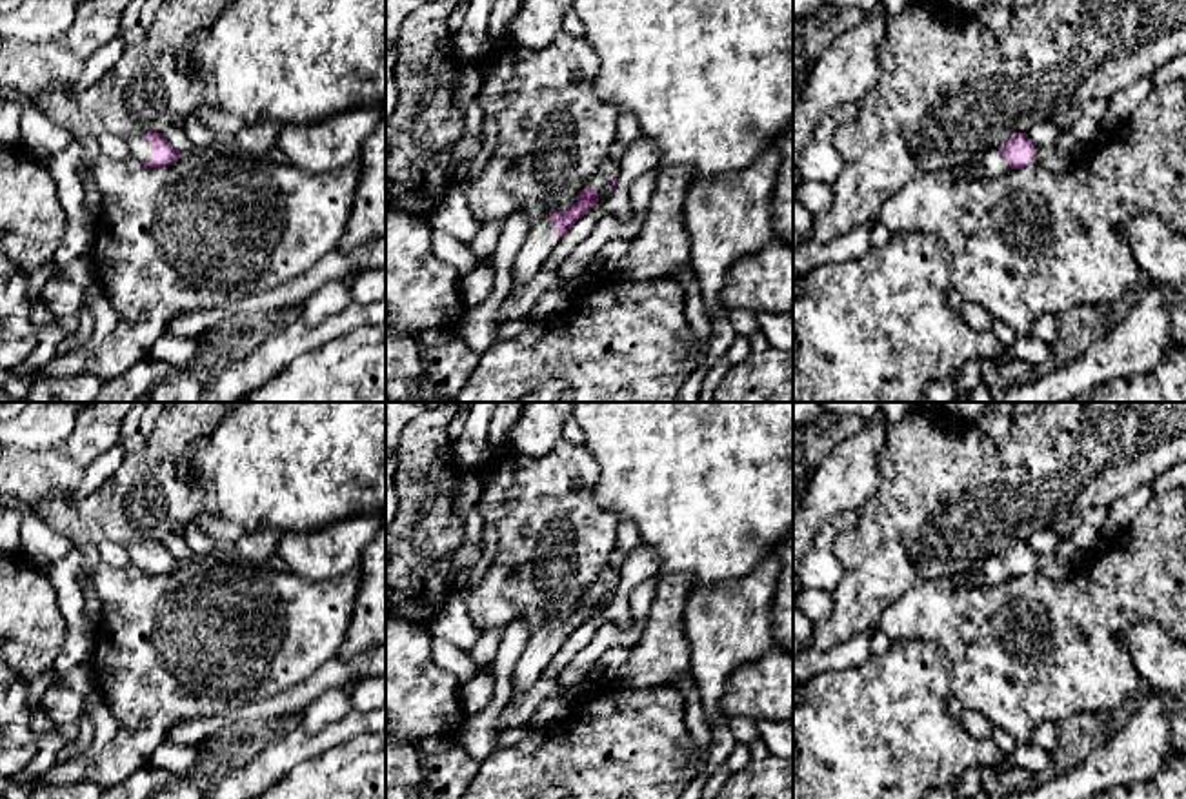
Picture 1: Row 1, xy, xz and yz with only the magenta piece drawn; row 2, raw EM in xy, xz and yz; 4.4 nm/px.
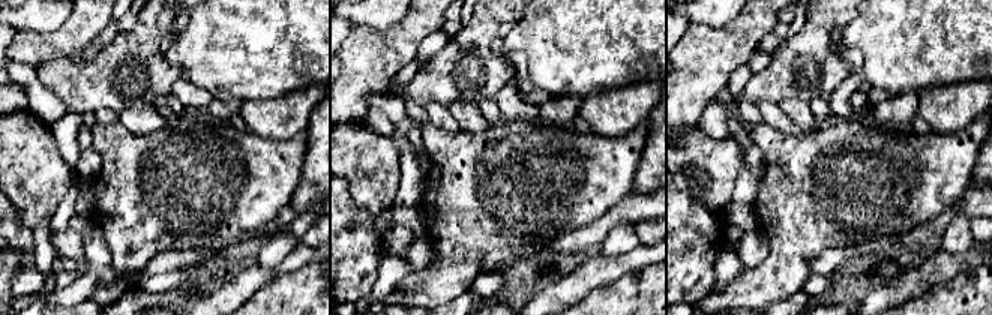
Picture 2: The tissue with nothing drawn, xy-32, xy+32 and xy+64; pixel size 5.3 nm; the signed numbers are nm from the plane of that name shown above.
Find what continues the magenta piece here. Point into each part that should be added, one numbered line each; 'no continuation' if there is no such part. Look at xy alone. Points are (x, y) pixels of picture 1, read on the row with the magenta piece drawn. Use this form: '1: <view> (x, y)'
1: xy (140, 148)

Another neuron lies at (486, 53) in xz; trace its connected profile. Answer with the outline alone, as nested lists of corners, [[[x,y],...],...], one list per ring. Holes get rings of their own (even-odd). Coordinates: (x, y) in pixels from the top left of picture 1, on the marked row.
[[[489,38],[478,51],[478,55],[473,58],[473,64],[477,66],[477,69],[480,71],[480,75],[484,73],[486,66],[493,60],[495,53],[498,51],[498,47],[502,46],[500,40],[493,40]]]

